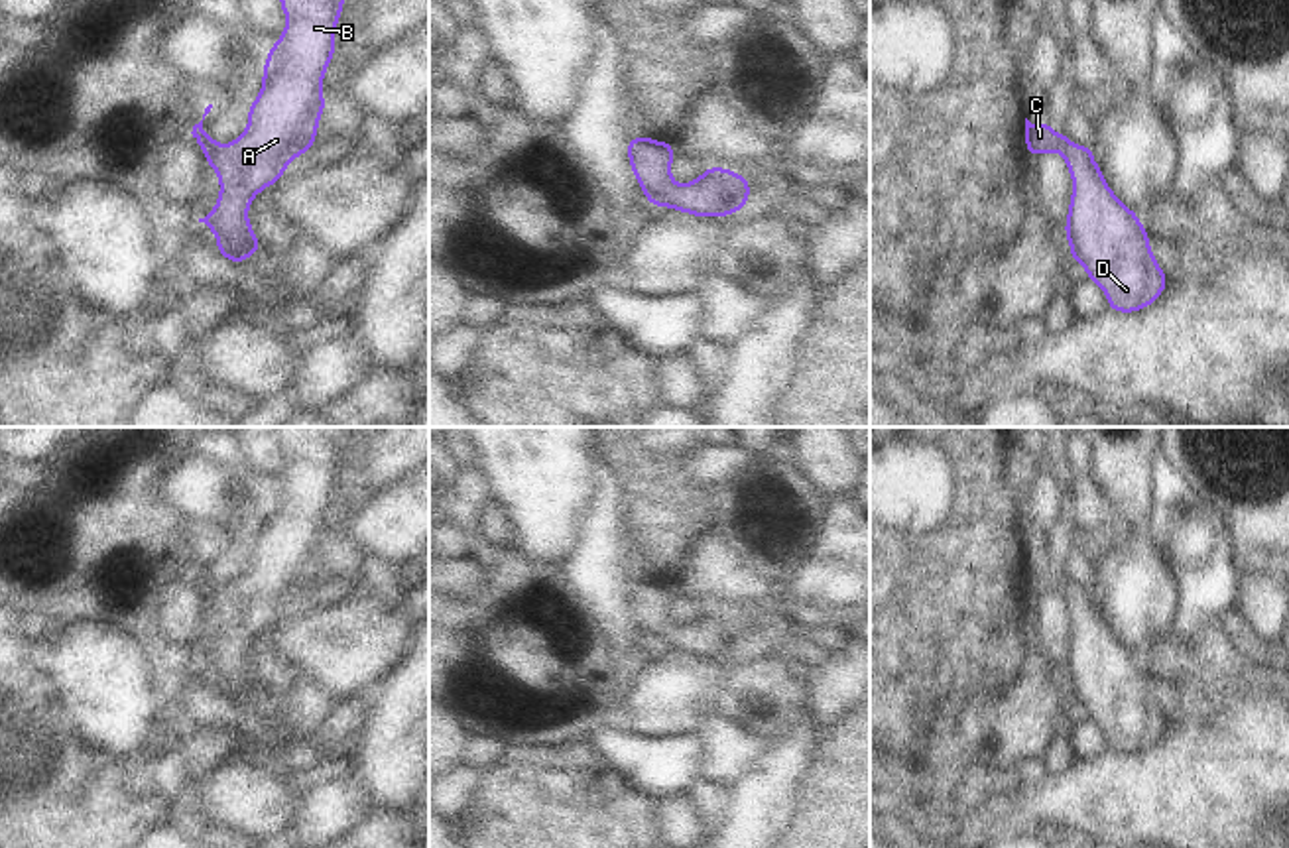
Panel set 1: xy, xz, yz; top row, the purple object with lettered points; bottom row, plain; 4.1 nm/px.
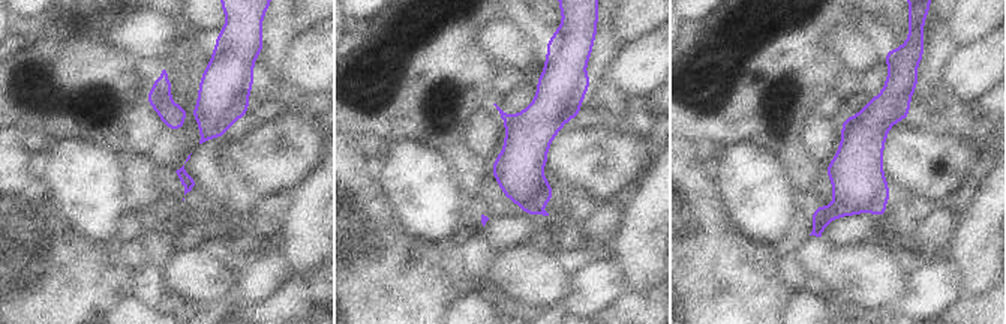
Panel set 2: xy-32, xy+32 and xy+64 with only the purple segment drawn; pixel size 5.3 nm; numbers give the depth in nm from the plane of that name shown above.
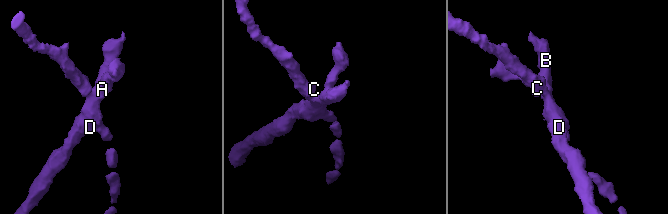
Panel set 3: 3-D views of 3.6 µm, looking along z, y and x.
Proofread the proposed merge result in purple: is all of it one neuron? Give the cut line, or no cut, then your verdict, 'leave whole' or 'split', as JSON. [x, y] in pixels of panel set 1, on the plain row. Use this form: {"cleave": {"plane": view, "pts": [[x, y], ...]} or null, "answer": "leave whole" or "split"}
{"cleave": null, "answer": "leave whole"}

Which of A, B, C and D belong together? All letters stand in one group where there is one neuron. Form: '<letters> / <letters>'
A B C D

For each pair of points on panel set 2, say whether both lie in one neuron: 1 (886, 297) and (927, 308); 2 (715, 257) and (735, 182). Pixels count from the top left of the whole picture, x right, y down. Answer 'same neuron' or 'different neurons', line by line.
1: different neurons
2: different neurons

